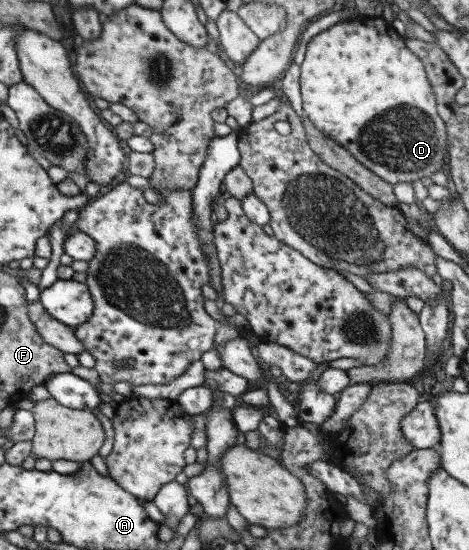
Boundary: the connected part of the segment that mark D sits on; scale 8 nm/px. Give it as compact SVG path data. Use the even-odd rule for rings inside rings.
M358 16L345 21L317 33L305 45L305 58L299 66L304 116L325 137L345 148L363 167L391 185L442 171L448 148L446 128L436 113L435 97L421 61L411 55L404 38L382 17ZM367 123L377 123L377 129Z

